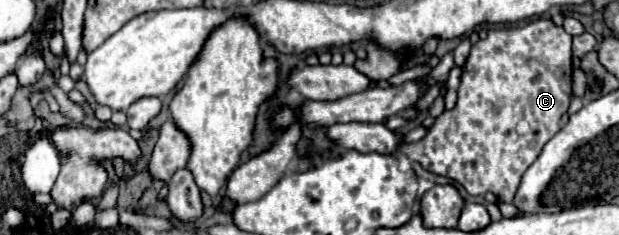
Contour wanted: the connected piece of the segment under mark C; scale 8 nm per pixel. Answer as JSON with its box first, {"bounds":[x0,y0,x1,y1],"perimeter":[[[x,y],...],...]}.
{"bounds":[400,20,572,202],"perimeter":[[[534,20],[522,28],[490,30],[484,40],[478,40],[472,46],[462,68],[456,106],[452,110],[444,110],[422,140],[404,144],[400,150],[408,158],[418,160],[424,170],[456,180],[472,196],[492,192],[498,200],[512,202],[522,174],[538,158],[544,144],[560,130],[560,118],[568,112],[572,98],[570,44],[572,36],[552,20]]]}

